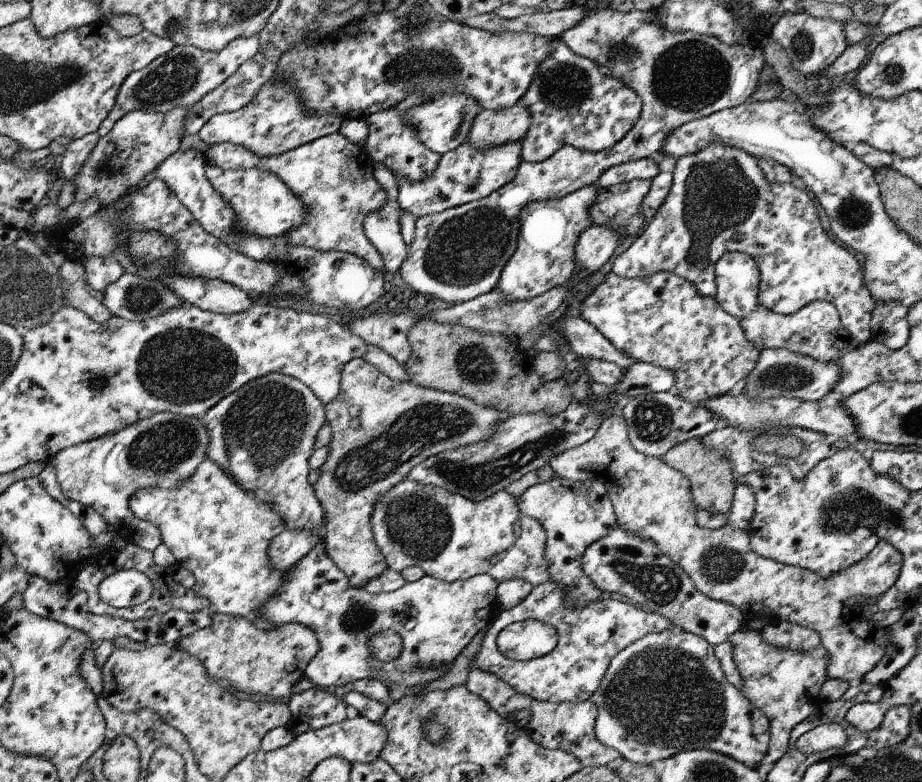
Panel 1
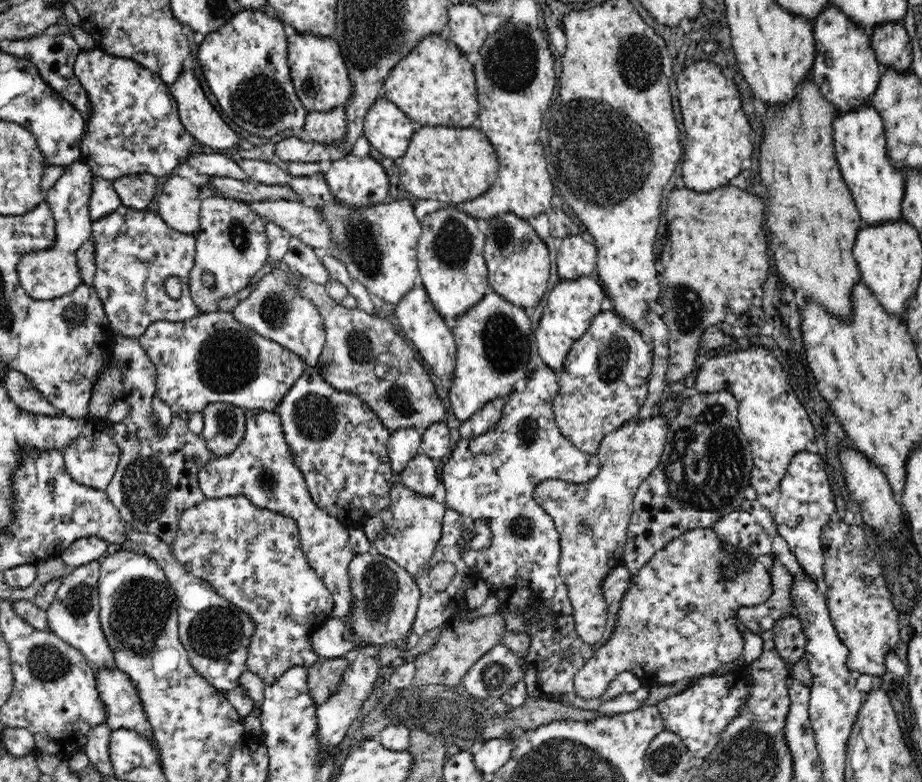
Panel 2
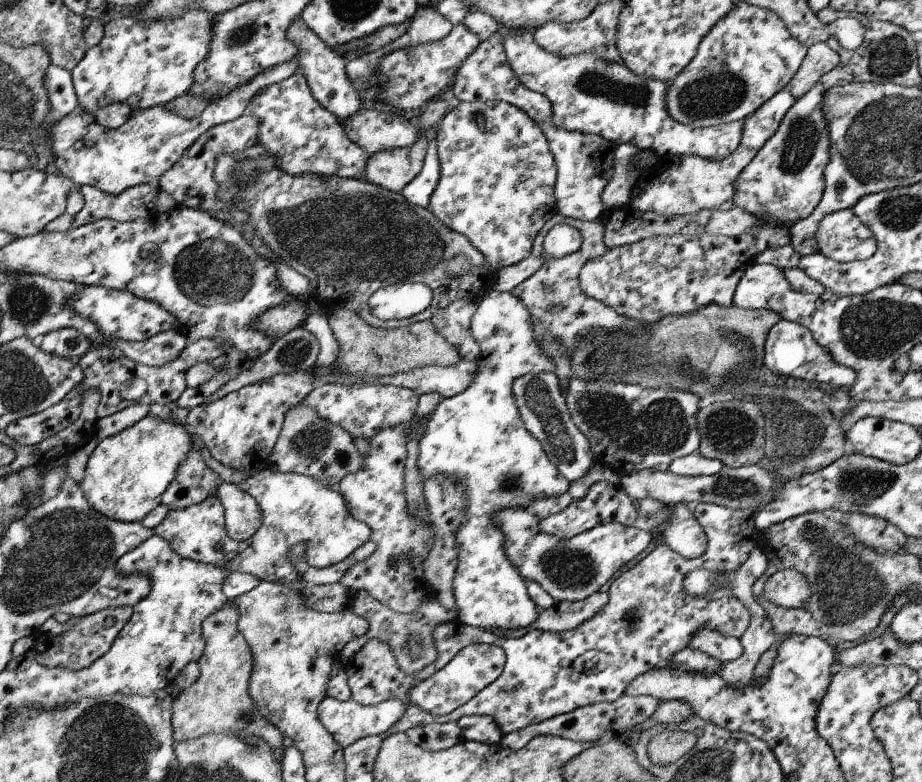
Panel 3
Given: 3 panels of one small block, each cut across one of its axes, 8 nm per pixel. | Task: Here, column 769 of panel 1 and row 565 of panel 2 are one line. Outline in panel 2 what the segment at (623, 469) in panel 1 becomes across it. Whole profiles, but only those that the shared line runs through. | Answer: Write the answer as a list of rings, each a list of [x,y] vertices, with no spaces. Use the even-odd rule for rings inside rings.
[[[660,411],[646,418],[634,416],[600,441],[596,452],[600,468],[592,480],[577,485],[564,479],[550,479],[536,486],[536,503],[553,518],[560,535],[559,573],[573,606],[575,629],[585,646],[603,640],[608,620],[603,582],[613,568],[622,565],[633,499],[640,483],[656,468],[662,456],[669,422],[670,415]]]

